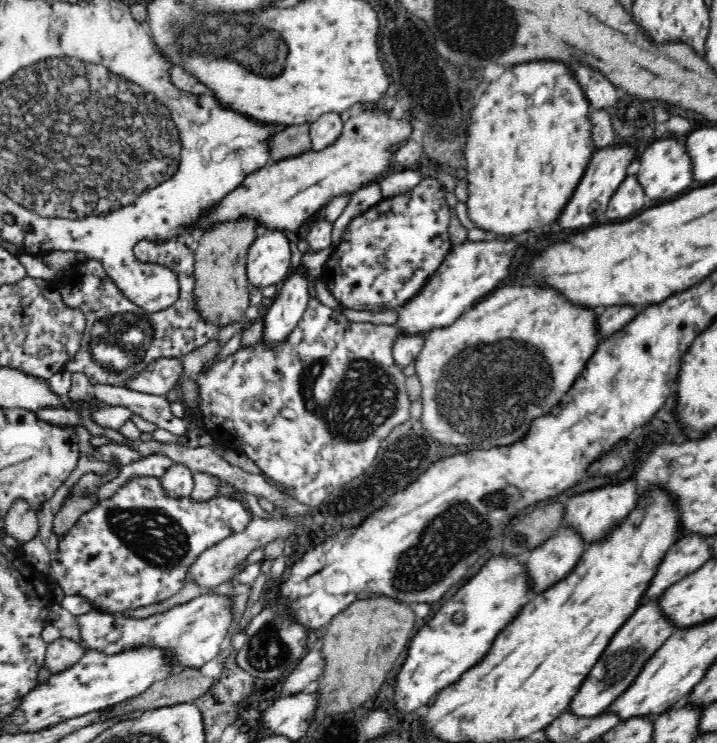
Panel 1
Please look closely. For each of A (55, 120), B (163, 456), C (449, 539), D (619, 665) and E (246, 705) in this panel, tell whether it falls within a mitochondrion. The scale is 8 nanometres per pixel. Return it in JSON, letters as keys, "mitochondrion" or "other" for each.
{"A":"mitochondrion","B":"other","C":"mitochondrion","D":"mitochondrion","E":"other"}

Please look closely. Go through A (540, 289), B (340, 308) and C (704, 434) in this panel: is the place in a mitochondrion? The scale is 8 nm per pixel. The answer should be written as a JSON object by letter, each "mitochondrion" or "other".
{"A":"other","B":"other","C":"other"}

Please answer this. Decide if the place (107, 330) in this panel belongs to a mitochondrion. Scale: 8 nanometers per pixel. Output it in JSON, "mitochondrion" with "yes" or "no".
{"mitochondrion":"yes"}

